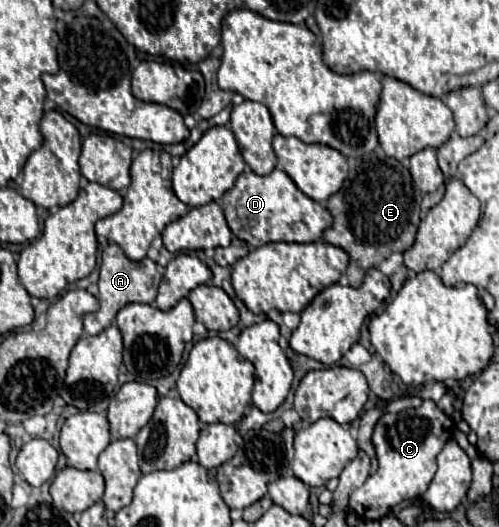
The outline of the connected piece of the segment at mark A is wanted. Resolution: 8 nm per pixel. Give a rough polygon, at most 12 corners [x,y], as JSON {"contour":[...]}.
{"contour":[[118,244],[102,250],[94,336],[130,302],[150,304],[162,274],[150,258],[132,262]]}

